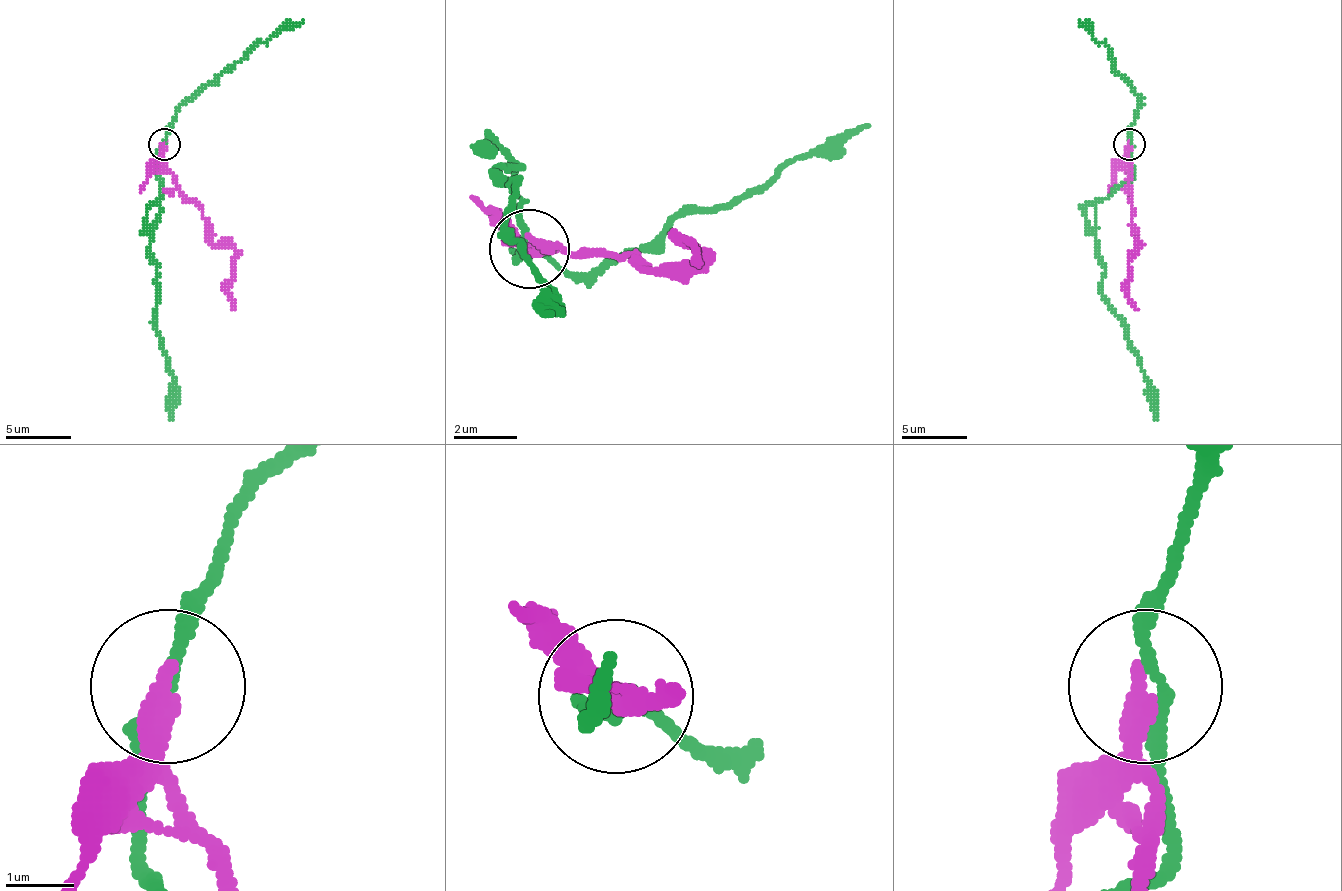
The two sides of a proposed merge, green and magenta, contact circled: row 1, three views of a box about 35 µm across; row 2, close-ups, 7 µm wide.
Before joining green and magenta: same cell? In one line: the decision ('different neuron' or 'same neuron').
different neuron

